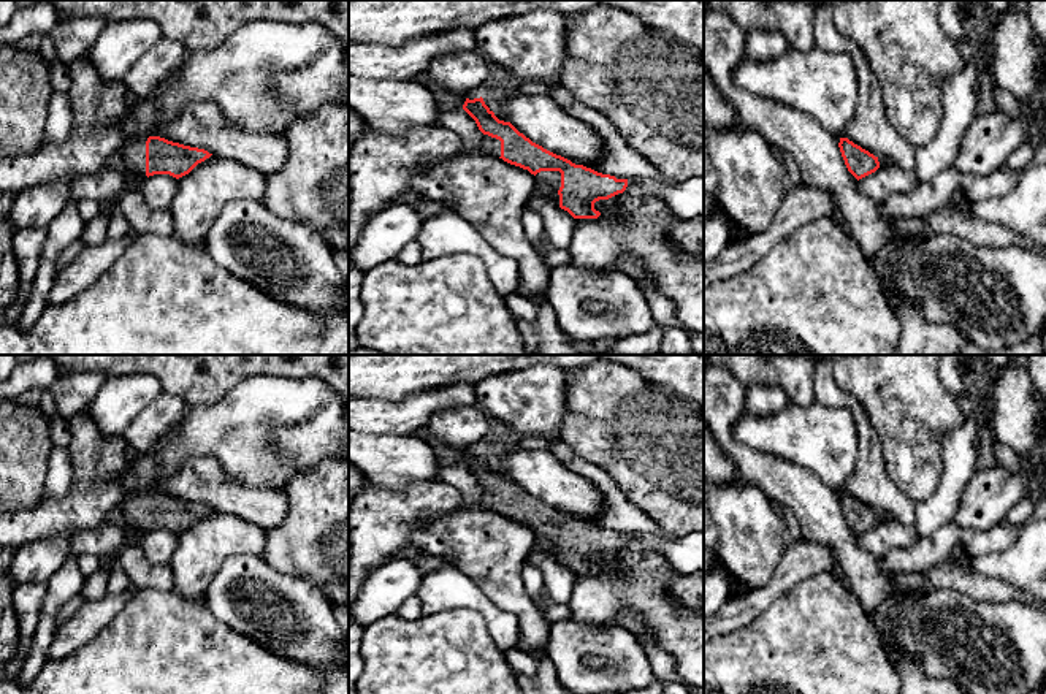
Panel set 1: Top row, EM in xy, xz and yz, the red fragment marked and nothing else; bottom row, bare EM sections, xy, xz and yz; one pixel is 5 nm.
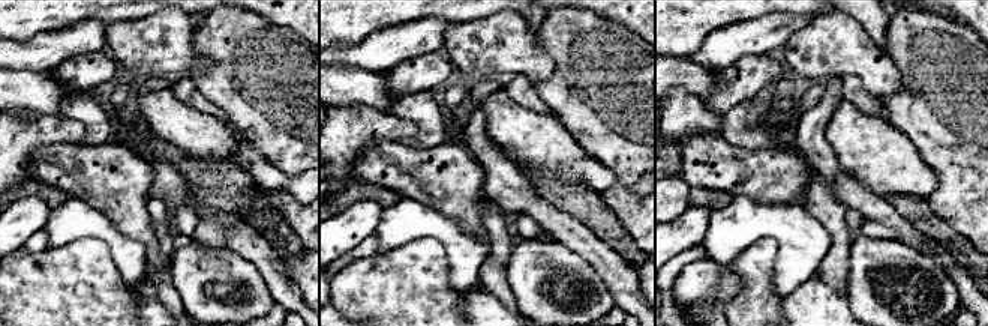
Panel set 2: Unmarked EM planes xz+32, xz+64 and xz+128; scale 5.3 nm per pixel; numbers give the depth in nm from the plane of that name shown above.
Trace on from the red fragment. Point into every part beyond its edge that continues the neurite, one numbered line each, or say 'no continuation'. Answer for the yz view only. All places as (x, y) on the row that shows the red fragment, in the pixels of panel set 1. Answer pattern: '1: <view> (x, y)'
no continuation

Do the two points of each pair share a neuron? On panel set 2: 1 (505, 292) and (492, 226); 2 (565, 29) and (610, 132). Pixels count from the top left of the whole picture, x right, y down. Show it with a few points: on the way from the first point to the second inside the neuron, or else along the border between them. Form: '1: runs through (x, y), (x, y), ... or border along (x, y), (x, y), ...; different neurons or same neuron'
1: runs through (498, 275), (498, 242); same neuron
2: runs through (591, 54), (609, 83), (610, 107); same neuron

